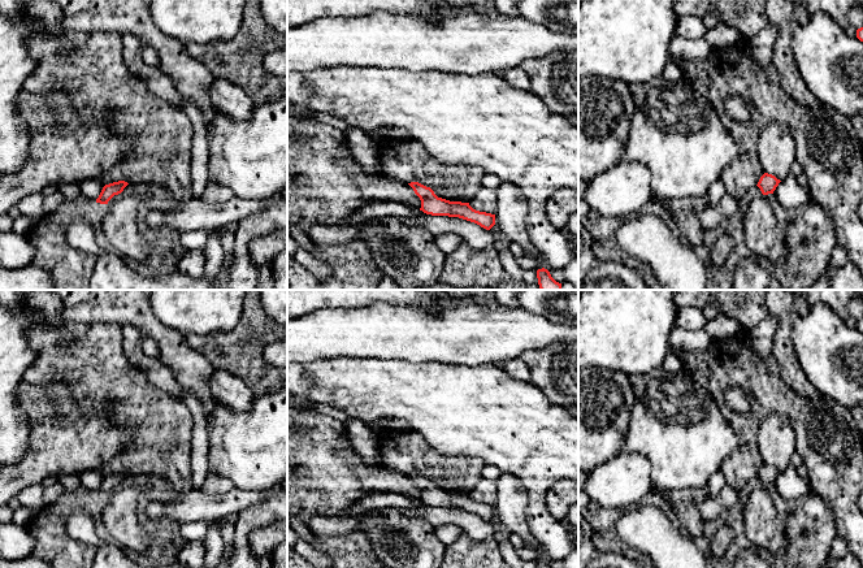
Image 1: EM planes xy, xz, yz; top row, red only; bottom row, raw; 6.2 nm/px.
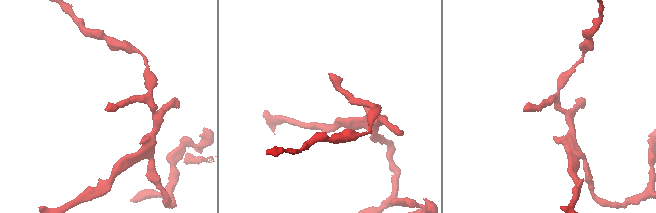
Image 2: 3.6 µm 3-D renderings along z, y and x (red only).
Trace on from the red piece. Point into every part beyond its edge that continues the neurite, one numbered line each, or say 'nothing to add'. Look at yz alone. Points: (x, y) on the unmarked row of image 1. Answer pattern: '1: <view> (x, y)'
nothing to add

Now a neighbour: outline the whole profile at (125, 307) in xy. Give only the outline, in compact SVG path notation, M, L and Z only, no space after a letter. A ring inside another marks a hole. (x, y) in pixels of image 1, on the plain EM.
M49 290L62 303L61 318L66 324L134 325L142 335L152 337L160 347L160 360L173 372L178 383L192 390L205 413L218 399L209 389L214 368L191 348L175 329L161 324L151 309L151 290Z

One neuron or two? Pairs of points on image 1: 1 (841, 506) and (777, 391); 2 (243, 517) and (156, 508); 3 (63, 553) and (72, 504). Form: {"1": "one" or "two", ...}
{"1": "one", "2": "two", "3": "one"}

